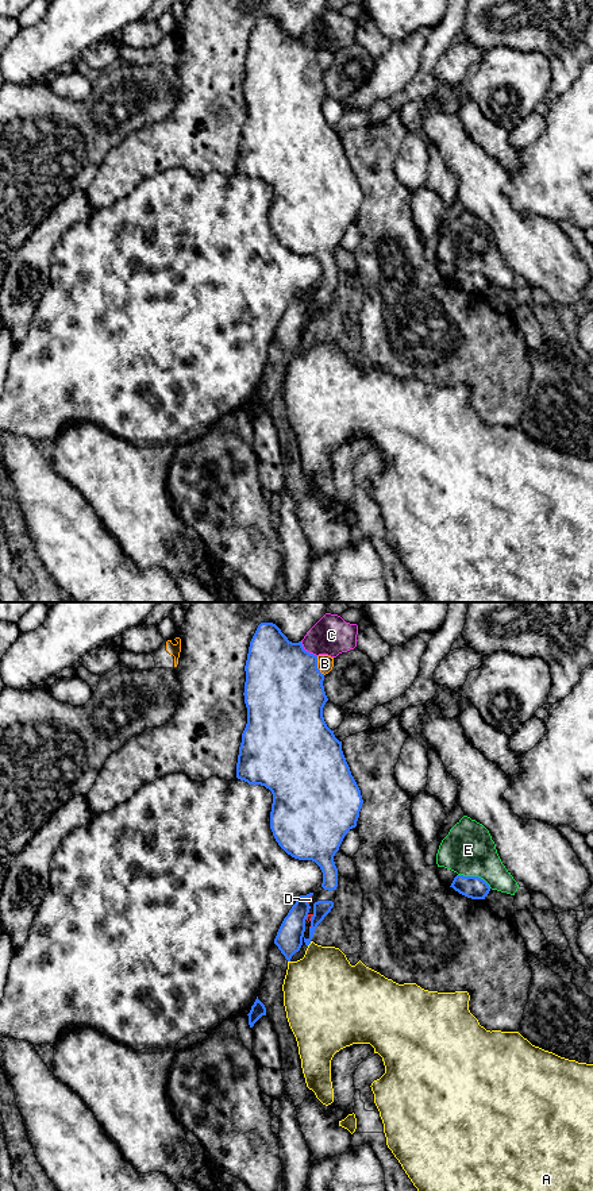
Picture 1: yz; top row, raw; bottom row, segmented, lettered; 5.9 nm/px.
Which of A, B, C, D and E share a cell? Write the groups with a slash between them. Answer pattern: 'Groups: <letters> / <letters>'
Groups: A / B / C / D / E

